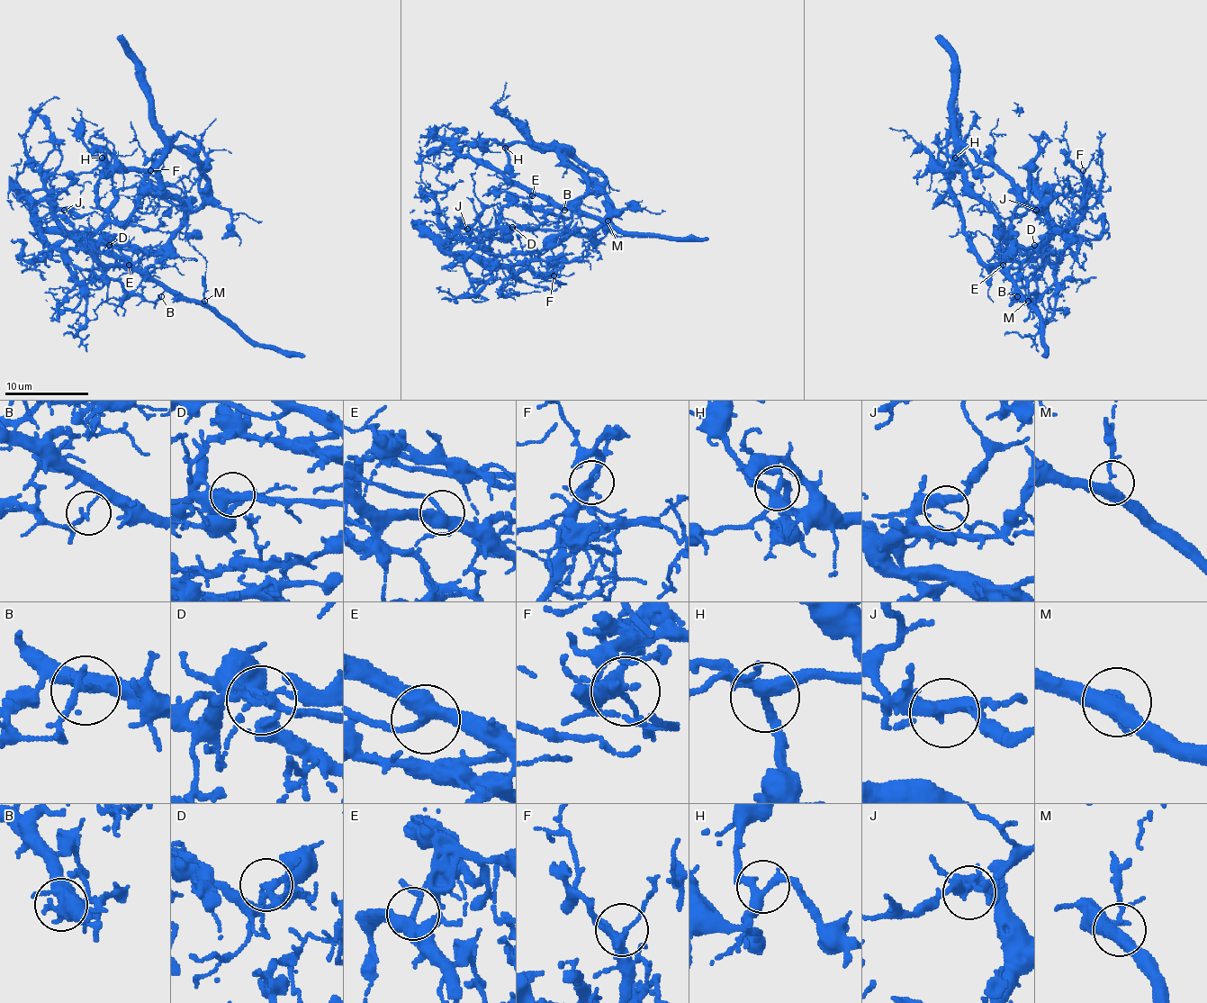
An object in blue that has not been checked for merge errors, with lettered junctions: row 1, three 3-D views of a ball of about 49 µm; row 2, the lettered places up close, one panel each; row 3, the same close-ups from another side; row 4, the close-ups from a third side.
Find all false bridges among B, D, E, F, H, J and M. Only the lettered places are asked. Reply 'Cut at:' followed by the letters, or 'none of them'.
Cut at: B, D

